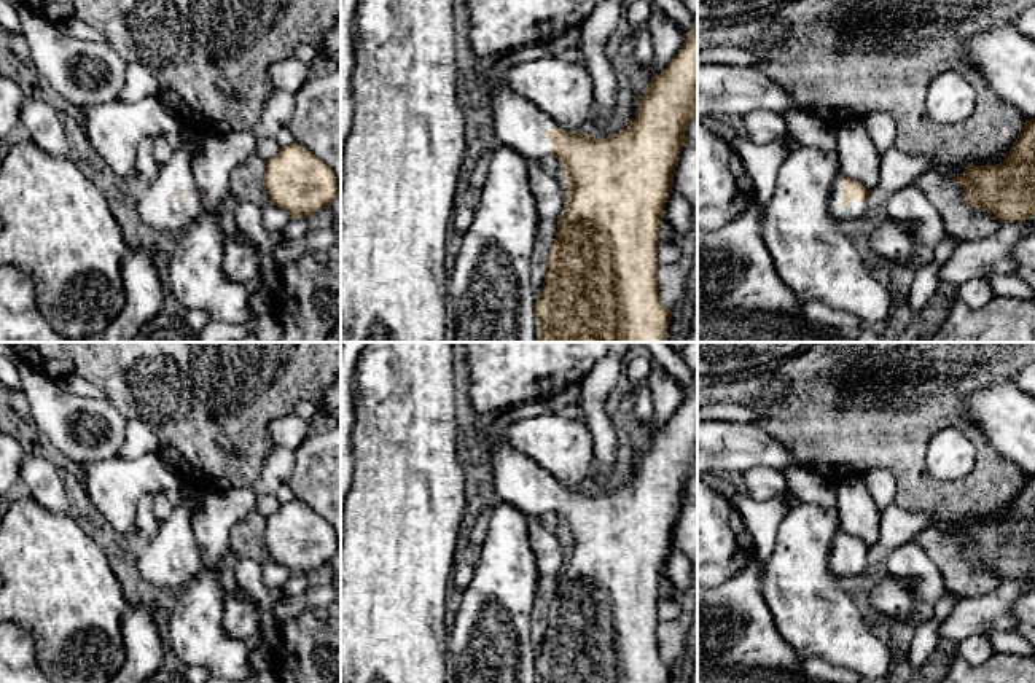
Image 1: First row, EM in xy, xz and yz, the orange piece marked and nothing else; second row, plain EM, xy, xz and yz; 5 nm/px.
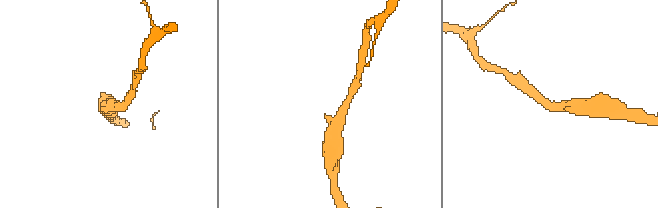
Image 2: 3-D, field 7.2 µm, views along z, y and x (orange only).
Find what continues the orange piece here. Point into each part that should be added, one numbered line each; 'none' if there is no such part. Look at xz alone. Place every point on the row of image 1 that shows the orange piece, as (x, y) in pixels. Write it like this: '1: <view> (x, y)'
1: xz (519, 124)

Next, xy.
1: xy (158, 207)

